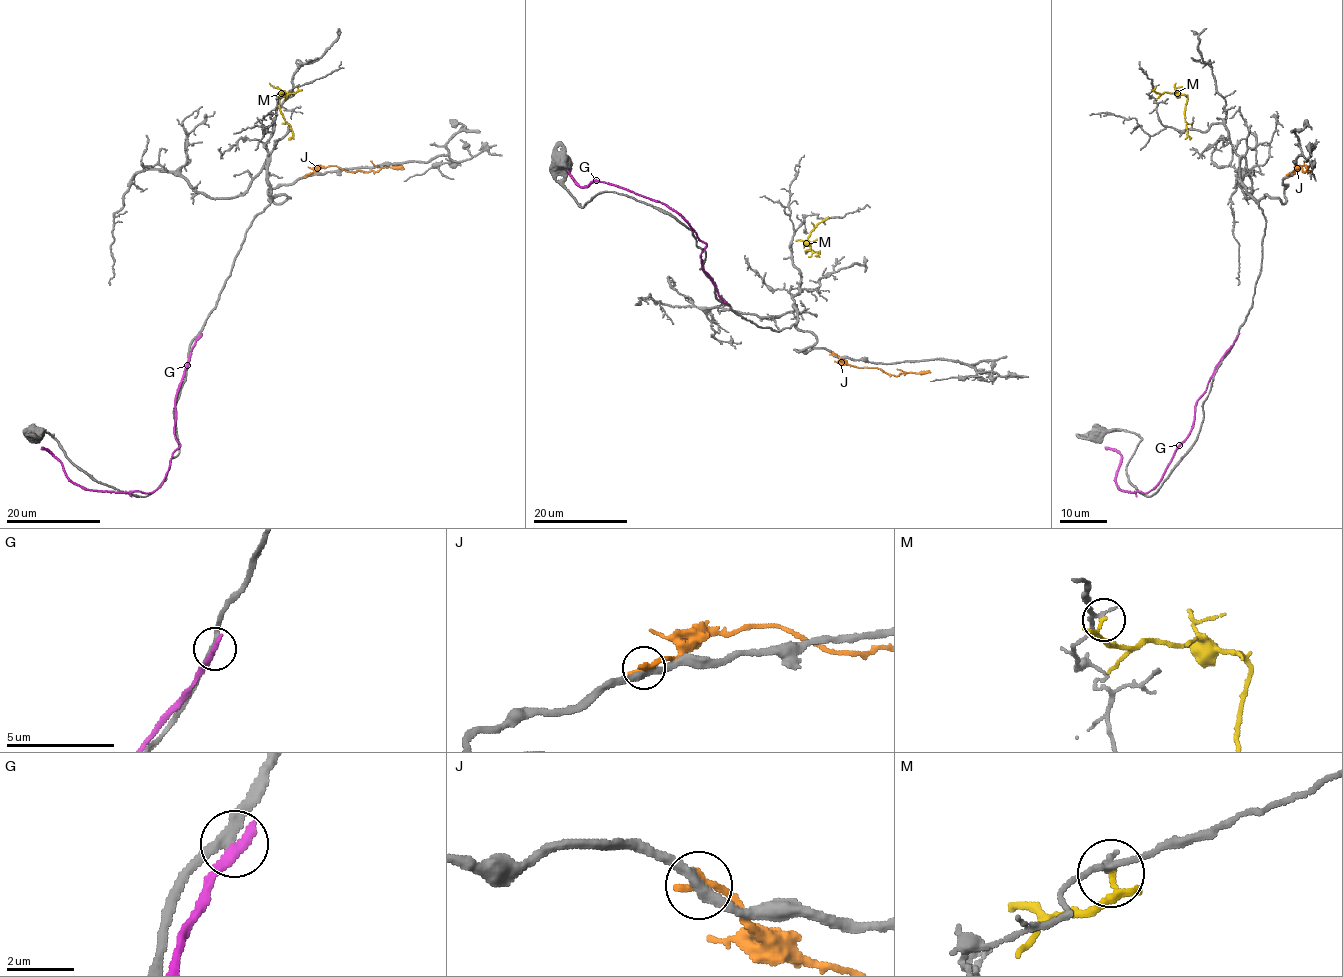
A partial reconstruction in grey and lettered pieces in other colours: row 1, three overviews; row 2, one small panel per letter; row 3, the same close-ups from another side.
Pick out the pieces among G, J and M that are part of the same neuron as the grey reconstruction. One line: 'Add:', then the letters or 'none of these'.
Add: none of these

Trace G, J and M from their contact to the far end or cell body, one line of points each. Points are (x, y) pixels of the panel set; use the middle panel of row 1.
G: (725, 303), (704, 271), (701, 252), (706, 245), (682, 218), (660, 202), (603, 182), (578, 186), (568, 170)
J: (833, 353), (848, 364), (880, 368), (892, 375), (931, 372)
M: (824, 221), (810, 233), (810, 248), (805, 253), (820, 253), (815, 255)

